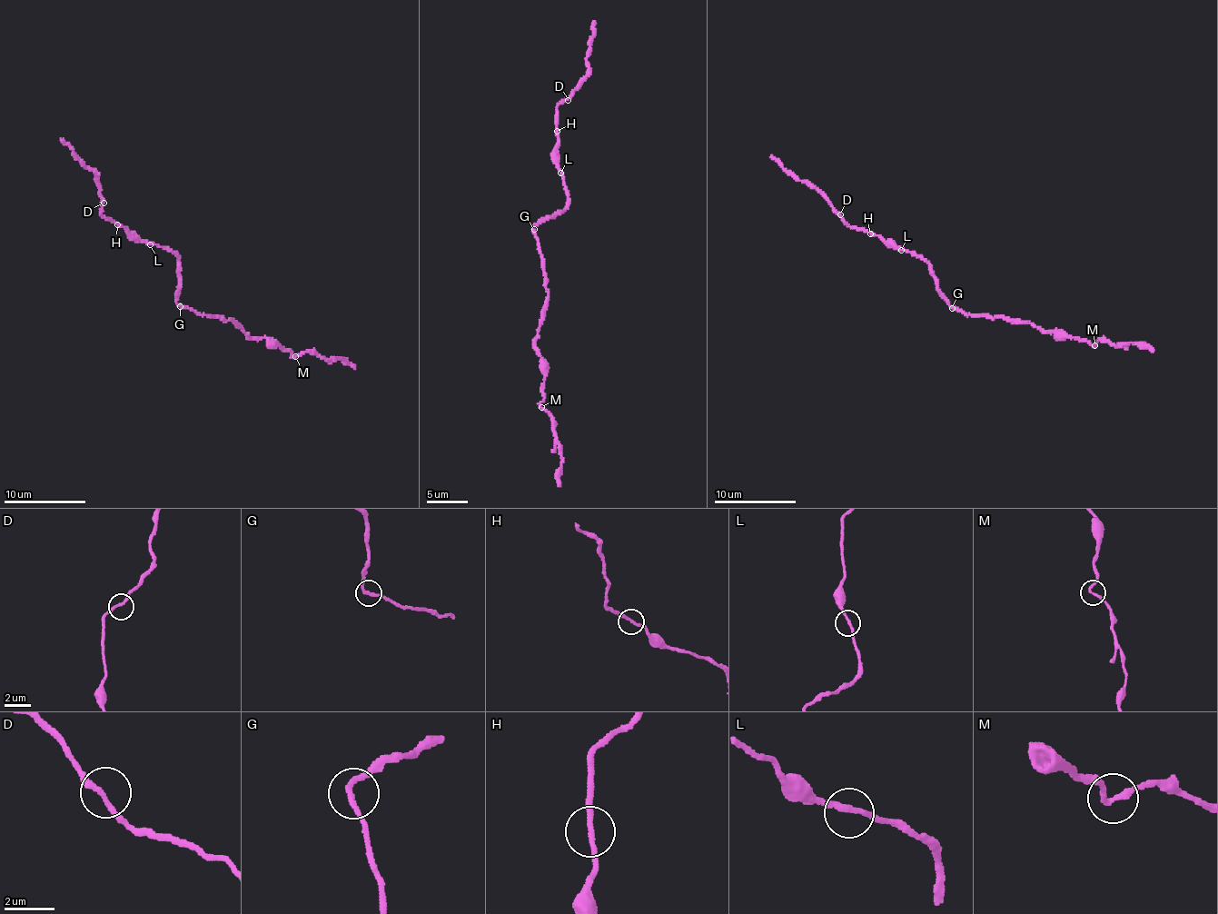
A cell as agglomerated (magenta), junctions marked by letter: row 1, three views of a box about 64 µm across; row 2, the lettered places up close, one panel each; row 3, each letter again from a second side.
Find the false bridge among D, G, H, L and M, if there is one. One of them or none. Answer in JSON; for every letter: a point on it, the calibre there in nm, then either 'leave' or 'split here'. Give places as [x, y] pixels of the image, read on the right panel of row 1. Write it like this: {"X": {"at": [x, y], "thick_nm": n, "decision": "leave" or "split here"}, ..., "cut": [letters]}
{"D": {"at": [840, 214], "thick_nm": 200, "decision": "leave"}, "G": {"at": [952, 308], "thick_nm": 200, "decision": "leave"}, "H": {"at": [870, 233], "thick_nm": 190, "decision": "leave"}, "L": {"at": [901, 250], "thick_nm": 200, "decision": "leave"}, "M": {"at": [1094, 345], "thick_nm": 200, "decision": "leave"}, "cut": []}

